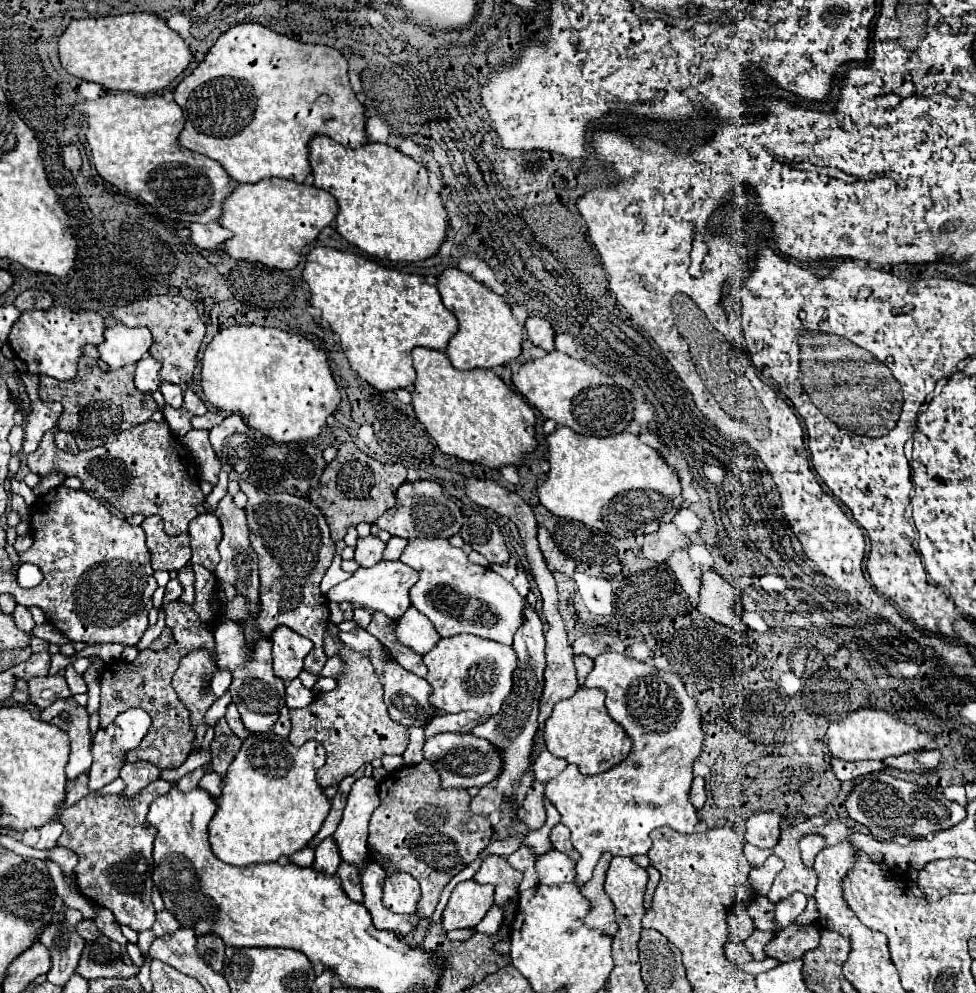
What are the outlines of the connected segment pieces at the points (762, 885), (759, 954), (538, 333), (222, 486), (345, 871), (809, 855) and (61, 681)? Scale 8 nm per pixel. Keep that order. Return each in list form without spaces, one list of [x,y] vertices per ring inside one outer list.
[[[769,855],[761,867],[753,867],[749,873],[749,883],[755,889],[755,893],[765,895],[781,869],[783,869],[783,861],[775,855]]]
[[[755,929],[755,931],[751,933],[751,937],[745,941],[745,947],[747,947],[747,951],[753,955],[753,959],[765,959],[763,947],[765,947],[771,939],[773,939],[773,933]]]
[[[529,317],[525,321],[525,331],[527,331],[529,341],[533,345],[537,345],[537,347],[541,347],[545,351],[553,351],[555,349],[553,347],[553,335],[555,333],[553,333],[551,325],[545,319],[541,319],[541,317]]]
[[[221,470],[218,478],[218,483],[213,487],[212,492],[206,496],[205,501],[215,509],[218,502],[227,494],[228,473]]]
[[[339,865],[339,879],[343,885],[343,891],[353,899],[353,901],[361,901],[363,893],[361,893],[361,883],[359,883],[359,871],[353,865]]]
[[[803,835],[801,839],[799,839],[799,851],[801,851],[801,857],[803,857],[803,863],[807,865],[807,867],[813,867],[813,859],[815,859],[815,855],[825,847],[825,843],[827,841],[823,841],[823,837],[819,837],[819,835]]]
[[[63,675],[33,677],[27,683],[29,683],[29,697],[31,697],[31,701],[37,707],[41,707],[41,709],[49,707],[53,701],[57,701],[61,697],[69,697],[71,695]]]

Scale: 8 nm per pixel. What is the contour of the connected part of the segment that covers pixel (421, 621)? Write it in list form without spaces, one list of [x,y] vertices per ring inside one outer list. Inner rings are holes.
[[[409,607],[397,621],[395,635],[401,645],[413,649],[419,655],[429,653],[441,639],[431,621],[427,621],[427,617],[423,617],[423,613],[419,613],[415,607]]]

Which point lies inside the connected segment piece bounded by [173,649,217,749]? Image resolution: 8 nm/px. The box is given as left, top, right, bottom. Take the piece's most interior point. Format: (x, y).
(192, 681)

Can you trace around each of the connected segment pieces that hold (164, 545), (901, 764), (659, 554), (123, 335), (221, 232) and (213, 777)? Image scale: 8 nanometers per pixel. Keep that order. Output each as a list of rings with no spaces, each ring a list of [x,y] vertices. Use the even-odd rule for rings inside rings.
[[[159,515],[145,517],[141,527],[147,533],[147,549],[151,553],[151,567],[155,571],[177,571],[189,563],[191,547],[187,533],[169,537],[163,531],[163,521]]]
[[[911,753],[907,755],[899,755],[899,757],[887,757],[885,759],[887,767],[895,767],[895,769],[903,769],[903,771],[913,771],[913,773],[923,773],[927,771],[925,765],[919,765]]]
[[[663,523],[663,525],[659,525],[659,529],[655,533],[645,535],[641,549],[647,559],[663,563],[663,561],[667,561],[671,551],[687,549],[689,543],[691,541],[673,523]]]
[[[121,323],[105,329],[105,341],[97,345],[99,357],[111,371],[137,363],[151,347],[151,331],[147,327],[125,327]]]
[[[217,221],[215,223],[207,223],[207,225],[193,223],[189,227],[189,231],[191,231],[191,241],[199,249],[217,249],[219,245],[223,245],[231,237],[231,233],[227,229],[223,229]]]
[[[205,773],[203,775],[203,779],[199,781],[199,787],[203,789],[203,791],[207,791],[213,799],[215,797],[219,797],[219,793],[221,793],[221,777],[217,775],[217,773]]]

